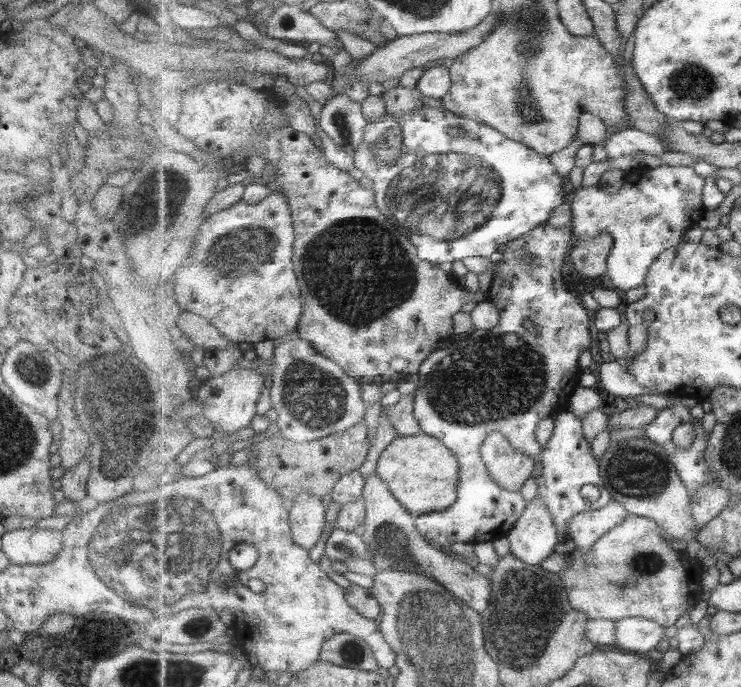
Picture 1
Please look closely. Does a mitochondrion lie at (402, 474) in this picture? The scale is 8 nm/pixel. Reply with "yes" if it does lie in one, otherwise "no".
no

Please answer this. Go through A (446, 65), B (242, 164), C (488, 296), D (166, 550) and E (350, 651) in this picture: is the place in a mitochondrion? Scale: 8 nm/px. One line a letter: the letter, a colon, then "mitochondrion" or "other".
A: other
B: other
C: other
D: mitochondrion
E: mitochondrion

